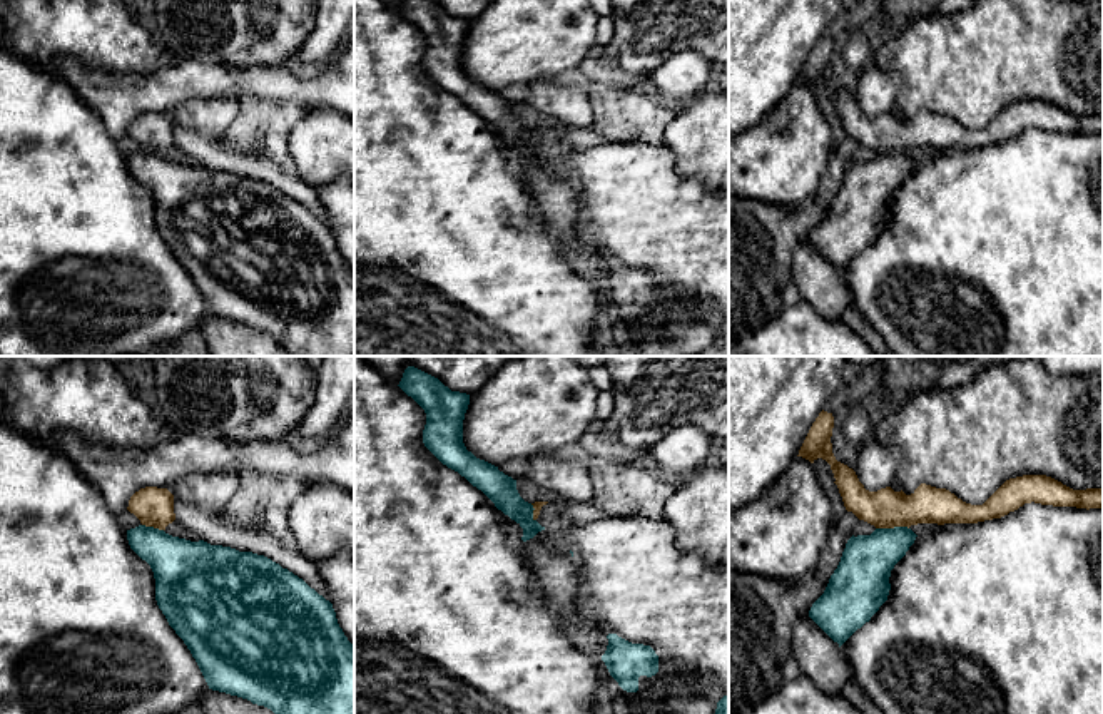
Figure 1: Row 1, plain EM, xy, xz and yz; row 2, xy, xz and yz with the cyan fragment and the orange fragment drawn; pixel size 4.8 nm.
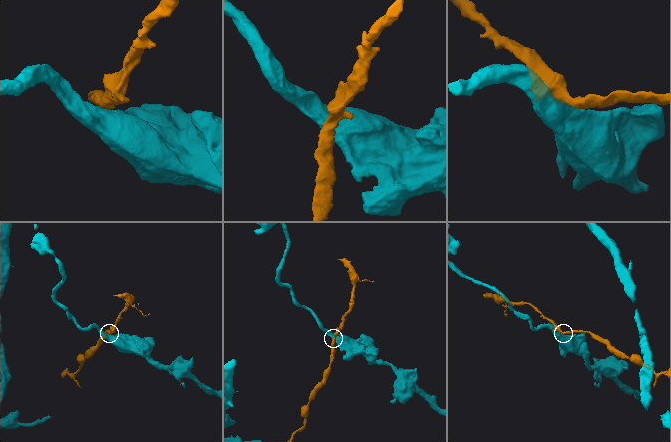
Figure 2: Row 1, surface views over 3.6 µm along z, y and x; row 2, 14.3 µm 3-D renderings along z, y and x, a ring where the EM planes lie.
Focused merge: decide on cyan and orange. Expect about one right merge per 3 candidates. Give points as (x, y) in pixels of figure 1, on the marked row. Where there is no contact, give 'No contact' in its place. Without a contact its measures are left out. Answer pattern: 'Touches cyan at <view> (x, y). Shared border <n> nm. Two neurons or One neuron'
Touches cyan at yz (891, 529). Shared border 160 nm. Two neurons

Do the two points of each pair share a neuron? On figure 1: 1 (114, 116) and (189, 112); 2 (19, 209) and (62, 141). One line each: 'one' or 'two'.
1: two
2: one

